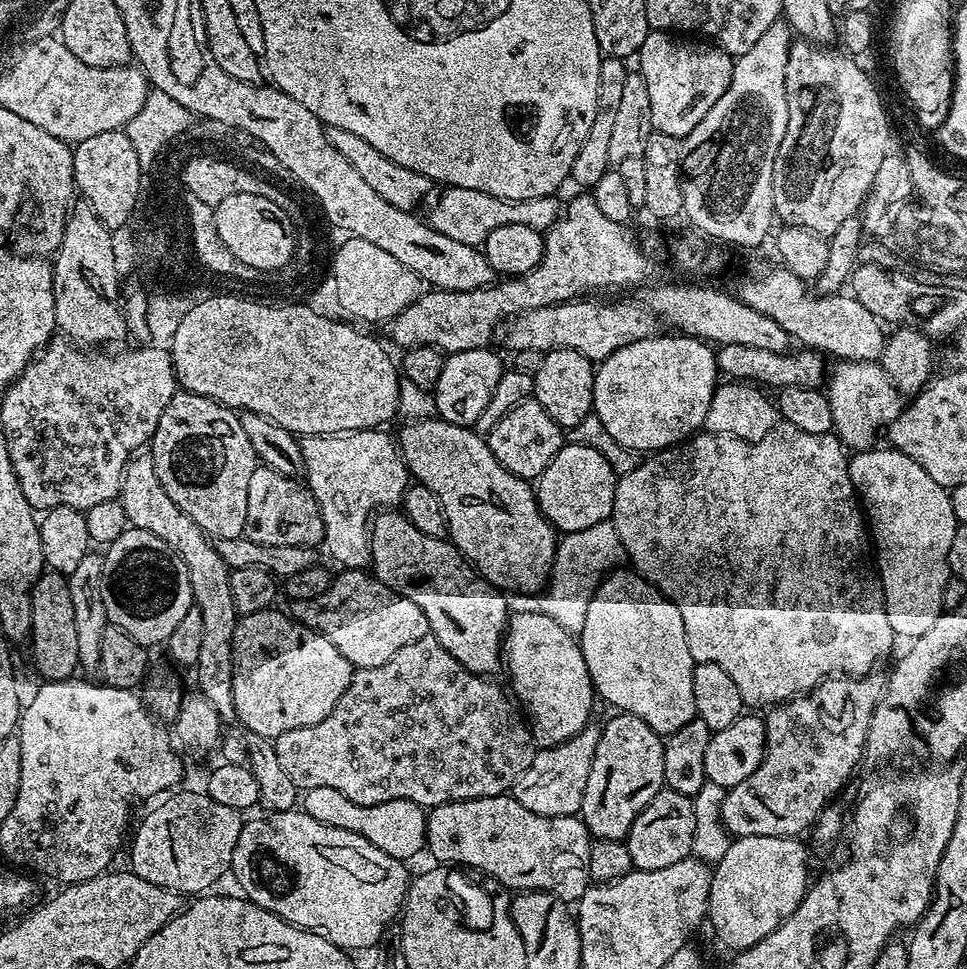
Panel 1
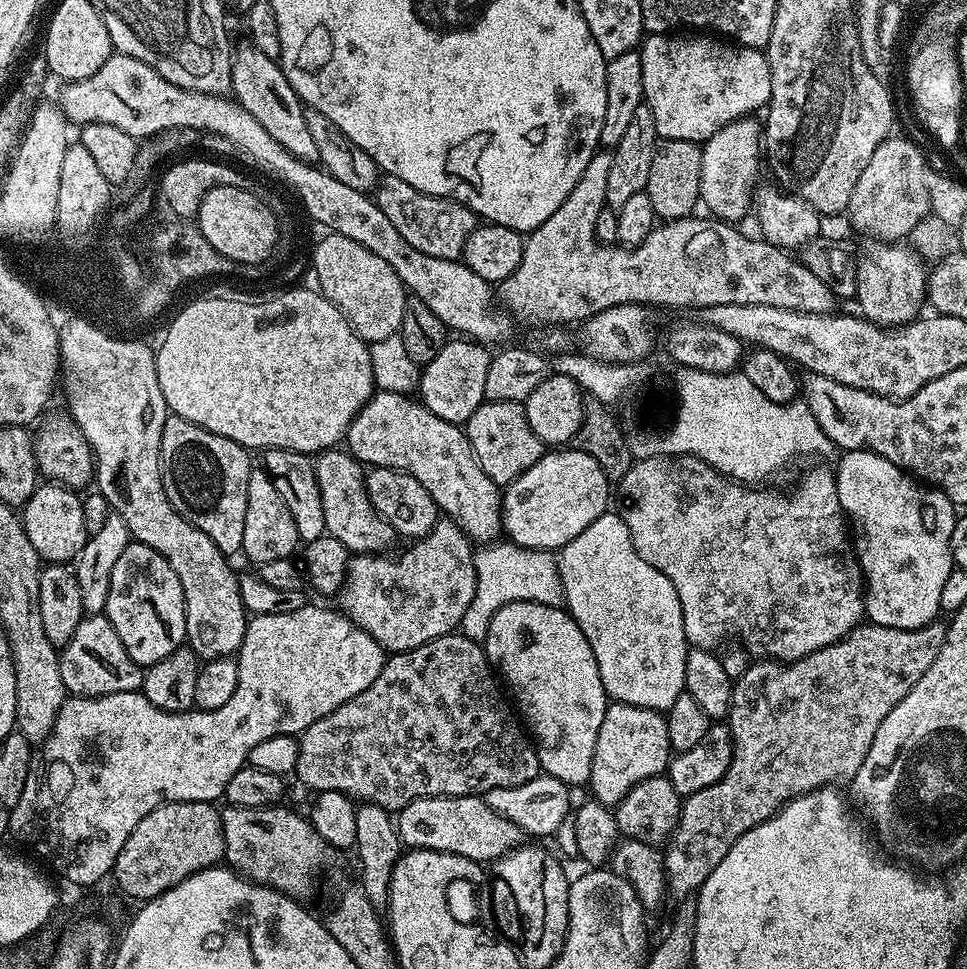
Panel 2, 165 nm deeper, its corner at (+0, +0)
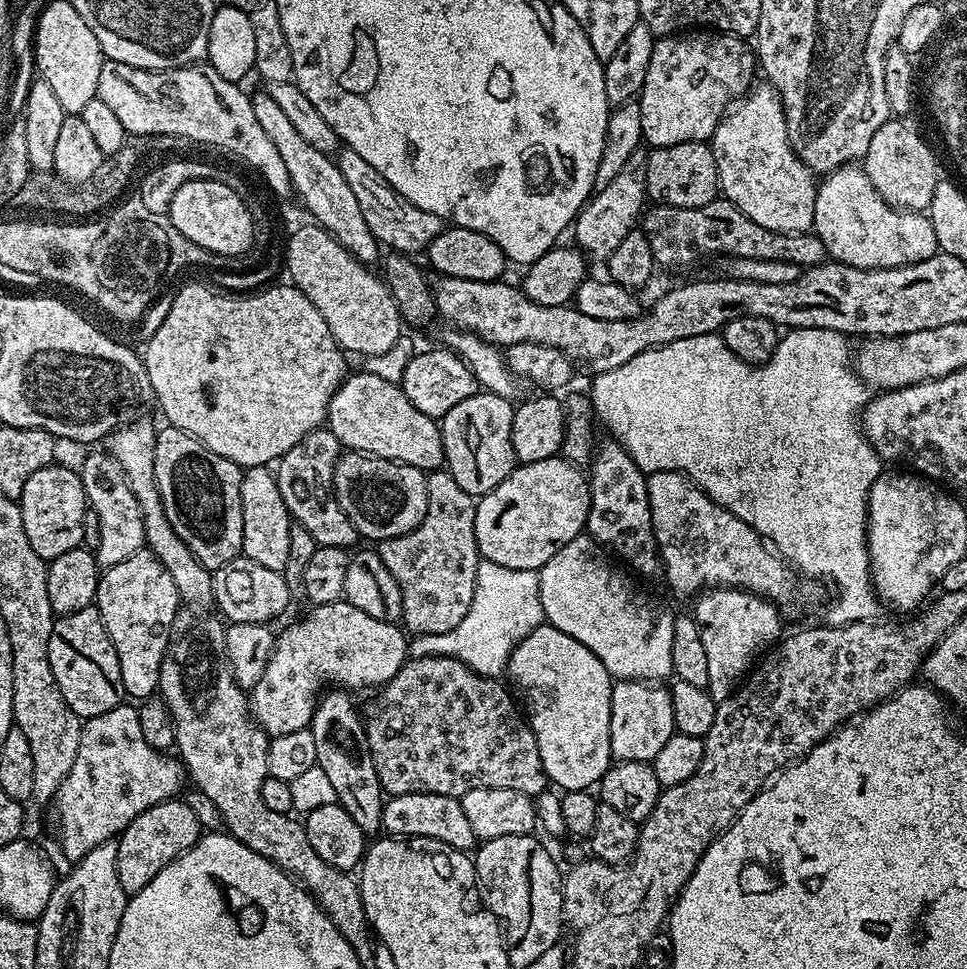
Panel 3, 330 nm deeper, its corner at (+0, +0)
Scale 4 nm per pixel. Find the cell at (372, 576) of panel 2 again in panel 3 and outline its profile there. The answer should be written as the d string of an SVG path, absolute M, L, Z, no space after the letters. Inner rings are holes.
M446 470L427 473L428 513L414 530L381 540L378 551L402 590L403 627L416 636L454 630L474 602L476 568L482 559L474 538L476 500Z

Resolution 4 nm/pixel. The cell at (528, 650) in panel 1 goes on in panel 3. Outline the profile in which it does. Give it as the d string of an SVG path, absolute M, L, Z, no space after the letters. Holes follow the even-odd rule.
M545 622L518 642L508 659L506 676L512 679L511 687L524 695L526 719L536 735L538 754L549 781L564 792L599 785L613 763L610 698L614 681L606 666L578 638L570 638L570 634L562 634L562 630Z

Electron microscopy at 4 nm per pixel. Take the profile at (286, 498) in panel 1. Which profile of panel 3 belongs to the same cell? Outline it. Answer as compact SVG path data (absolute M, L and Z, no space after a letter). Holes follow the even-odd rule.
M254 466L243 469L242 478L242 552L249 556L258 566L266 566L266 570L283 572L290 558L290 526L294 523L288 513L286 502L282 502L282 490L278 490L276 473L268 466Z

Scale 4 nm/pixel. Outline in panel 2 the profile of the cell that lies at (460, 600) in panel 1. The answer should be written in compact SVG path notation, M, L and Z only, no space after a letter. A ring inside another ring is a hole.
M325 450L315 457L314 467L322 498L322 514L326 514L327 535L338 538L352 554L387 553L388 547L398 540L398 533L374 510L366 494L366 472L360 461L347 450Z

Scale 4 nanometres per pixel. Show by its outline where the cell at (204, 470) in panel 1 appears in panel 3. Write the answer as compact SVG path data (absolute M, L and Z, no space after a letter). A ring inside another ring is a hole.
M164 426L156 433L154 446L154 478L156 489L162 498L166 518L174 526L174 534L195 554L202 567L209 570L221 568L242 552L242 478L244 473L230 458L214 454L202 442L190 434L171 426Z

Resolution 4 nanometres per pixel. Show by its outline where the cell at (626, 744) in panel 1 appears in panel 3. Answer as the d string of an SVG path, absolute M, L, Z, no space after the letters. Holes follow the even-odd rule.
M618 680L613 683L610 698L610 750L613 761L650 762L656 757L658 750L662 750L662 746L670 742L672 733L675 731L672 694L667 687L646 680Z

